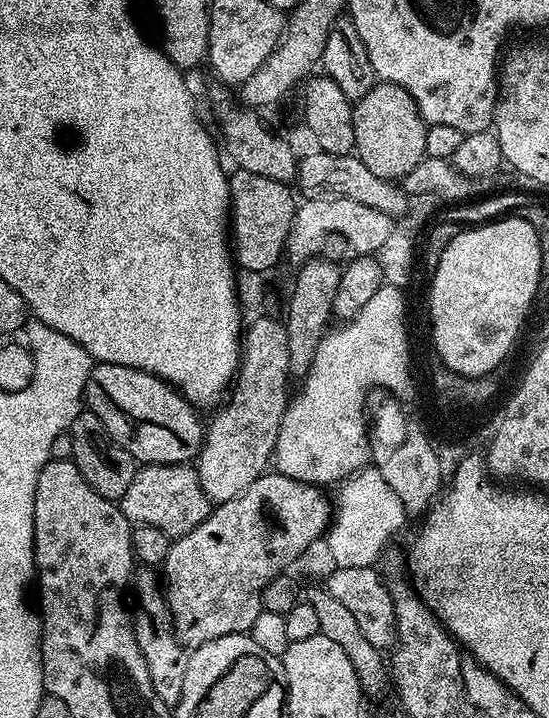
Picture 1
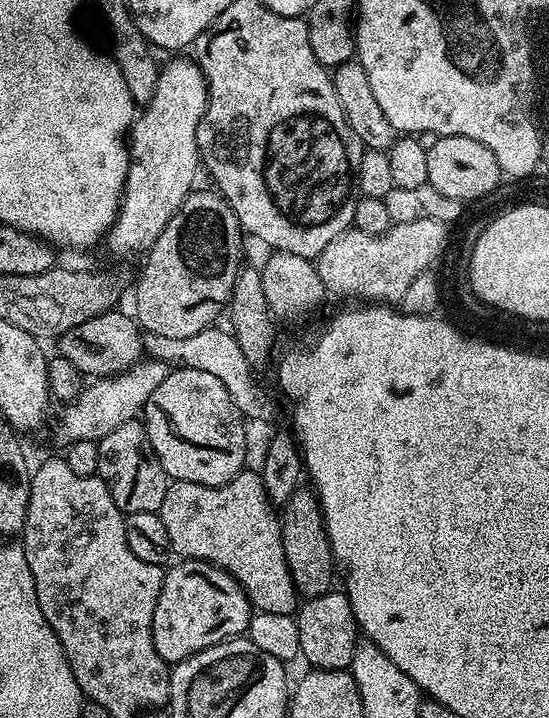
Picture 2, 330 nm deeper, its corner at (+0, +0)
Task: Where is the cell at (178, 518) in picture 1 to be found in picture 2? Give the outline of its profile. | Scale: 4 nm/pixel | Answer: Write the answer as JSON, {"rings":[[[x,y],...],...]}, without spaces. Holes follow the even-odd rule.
{"rings":[[[242,470],[230,482],[213,488],[181,480],[169,483],[159,514],[170,533],[172,550],[177,557],[207,560],[209,564],[229,572],[240,583],[257,613],[291,616],[297,611],[298,593],[290,578],[290,566],[286,566],[286,550],[282,550],[280,517],[266,494],[259,471]]]}

